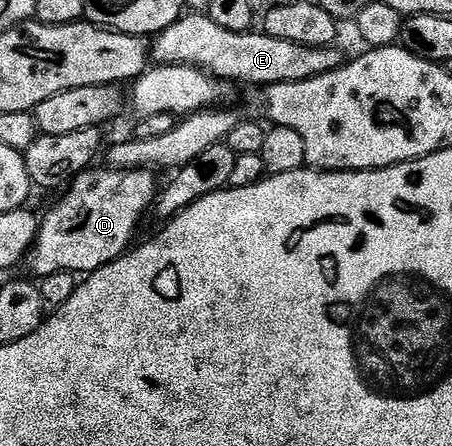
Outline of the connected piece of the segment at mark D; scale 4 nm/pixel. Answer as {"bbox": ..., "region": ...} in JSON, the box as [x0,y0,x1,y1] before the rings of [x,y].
{"bbox":[28,168,160,279],"region":[[[91,168],[79,174],[65,187],[66,195],[46,215],[41,215],[38,238],[28,255],[29,273],[35,279],[47,278],[58,270],[85,276],[131,249],[142,217],[146,210],[148,214],[156,201],[160,182],[154,179],[155,171],[150,168],[98,169]]]}

